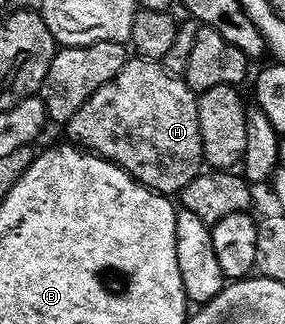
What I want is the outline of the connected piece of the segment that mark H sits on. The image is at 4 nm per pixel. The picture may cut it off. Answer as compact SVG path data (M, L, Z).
M131 57L127 65L123 68L123 71L120 72L114 80L108 84L104 84L79 111L72 114L72 117L69 119L71 120L70 134L75 138L71 139L73 139L79 147L85 148L87 151L105 158L107 162L112 162L115 166L119 166L120 169L125 170L131 178L135 178L141 186L146 186L148 189L154 191L155 194L178 196L181 195L184 188L188 188L188 184L192 184L192 180L196 180L198 175L203 173L206 153L202 147L200 112L198 111L199 95L195 94L179 75L177 78L176 75L169 74L169 72L165 70L166 68L161 62L145 62L144 59L140 57Z

